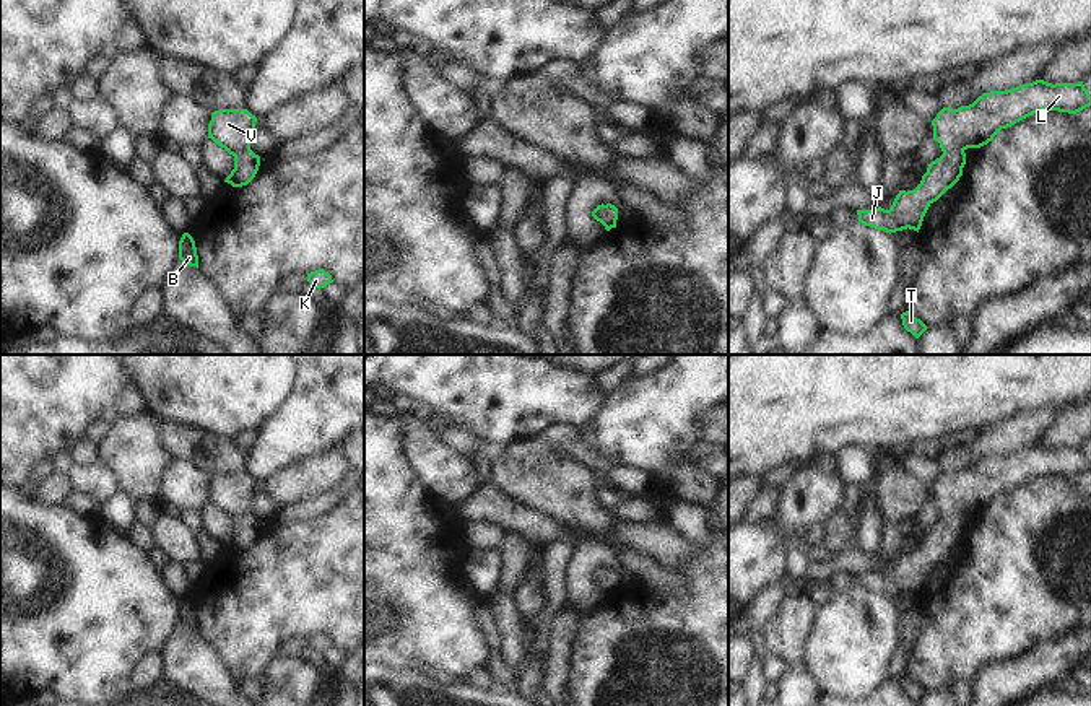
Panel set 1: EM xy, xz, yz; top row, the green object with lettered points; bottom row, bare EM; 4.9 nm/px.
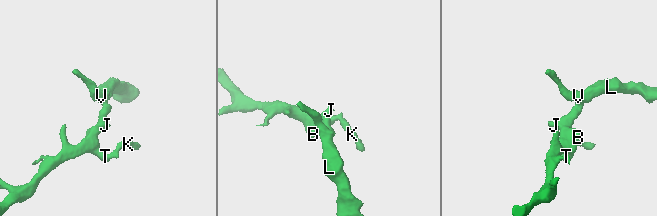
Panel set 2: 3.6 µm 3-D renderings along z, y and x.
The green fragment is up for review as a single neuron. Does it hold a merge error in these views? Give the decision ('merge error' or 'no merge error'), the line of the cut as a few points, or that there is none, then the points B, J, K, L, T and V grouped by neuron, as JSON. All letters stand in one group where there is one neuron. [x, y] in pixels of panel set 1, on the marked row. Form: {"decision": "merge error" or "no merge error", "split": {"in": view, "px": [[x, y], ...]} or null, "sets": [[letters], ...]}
{"decision": "no merge error", "split": null, "sets": [["B", "J", "K", "L", "T", "V"]]}

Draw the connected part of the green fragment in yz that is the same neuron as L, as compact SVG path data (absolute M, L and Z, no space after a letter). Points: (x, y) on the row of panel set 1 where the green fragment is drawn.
M1036 80L1006 91L984 93L969 106L961 106L958 109L943 107L932 120L933 140L940 143L943 155L928 164L927 172L914 190L899 190L889 210L881 207L875 210L857 210L858 223L883 229L889 234L907 228L919 233L928 207L963 176L963 168L966 164L964 151L967 148L987 145L1002 129L1008 129L1036 112L1058 111L1076 114L1089 106L1091 96L1083 81L1052 85L1044 80Z

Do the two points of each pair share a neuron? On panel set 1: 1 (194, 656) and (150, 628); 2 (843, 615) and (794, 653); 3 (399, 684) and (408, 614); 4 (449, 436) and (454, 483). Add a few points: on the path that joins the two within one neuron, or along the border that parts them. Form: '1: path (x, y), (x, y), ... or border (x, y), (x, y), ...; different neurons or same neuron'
1: border (179, 623), (160, 651); different neurons
2: border (817, 609), (802, 659); different neurons
3: border (381, 662), (394, 669), (417, 671); different neurons
4: border (425, 422), (443, 443), (470, 461); different neurons

